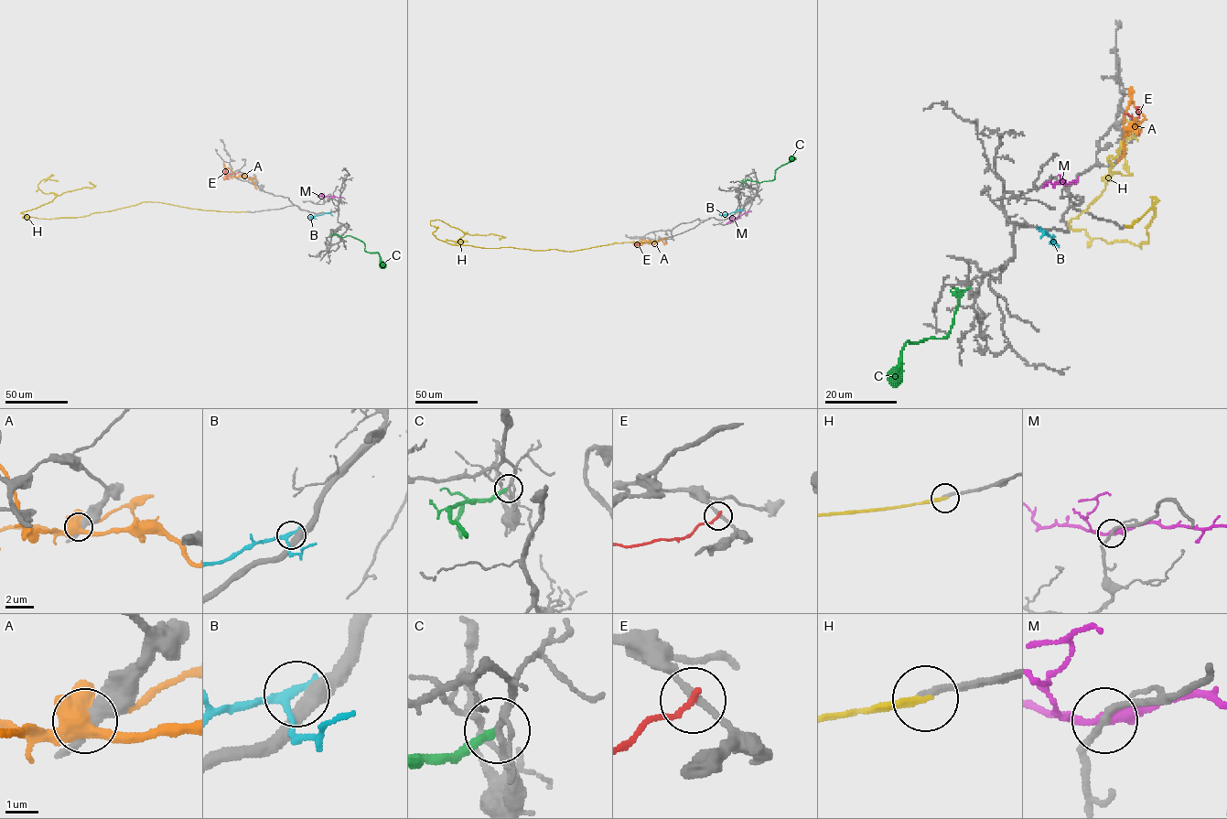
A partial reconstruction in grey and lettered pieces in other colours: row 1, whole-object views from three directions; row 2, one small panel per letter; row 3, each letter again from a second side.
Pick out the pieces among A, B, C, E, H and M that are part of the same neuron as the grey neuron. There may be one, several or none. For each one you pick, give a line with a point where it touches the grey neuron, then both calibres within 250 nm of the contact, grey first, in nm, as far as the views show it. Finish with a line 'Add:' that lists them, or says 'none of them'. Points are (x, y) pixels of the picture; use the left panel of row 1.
H: Touches grey at (247, 211). Thickness 200 nm (grey) against 240 nm
Add: H

